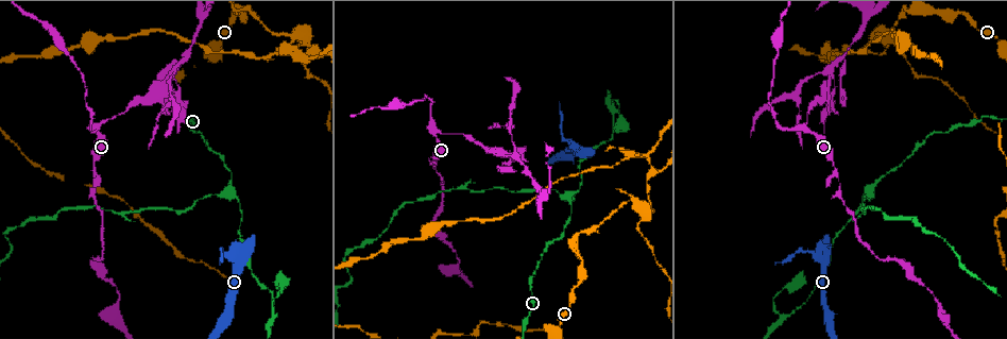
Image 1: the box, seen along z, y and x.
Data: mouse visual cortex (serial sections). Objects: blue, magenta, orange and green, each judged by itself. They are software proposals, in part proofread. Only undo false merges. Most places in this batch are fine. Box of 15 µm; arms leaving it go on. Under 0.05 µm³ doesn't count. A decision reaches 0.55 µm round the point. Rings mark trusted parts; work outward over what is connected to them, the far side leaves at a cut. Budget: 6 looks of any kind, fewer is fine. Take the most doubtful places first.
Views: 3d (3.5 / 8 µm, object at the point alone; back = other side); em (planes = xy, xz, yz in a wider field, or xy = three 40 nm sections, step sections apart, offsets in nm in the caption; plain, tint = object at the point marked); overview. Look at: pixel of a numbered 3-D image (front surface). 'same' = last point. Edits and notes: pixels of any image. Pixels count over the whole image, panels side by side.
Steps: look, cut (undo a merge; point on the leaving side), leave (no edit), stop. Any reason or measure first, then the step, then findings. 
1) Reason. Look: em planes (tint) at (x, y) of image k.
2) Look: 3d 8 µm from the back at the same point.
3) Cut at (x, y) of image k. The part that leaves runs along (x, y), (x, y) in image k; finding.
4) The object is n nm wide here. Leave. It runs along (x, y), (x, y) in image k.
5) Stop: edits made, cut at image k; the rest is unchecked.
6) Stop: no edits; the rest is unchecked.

Sudden change in width. Look: 3d 8 µm from the back at (434, 165) of image 1.

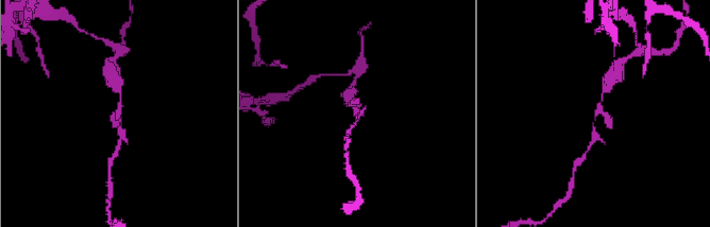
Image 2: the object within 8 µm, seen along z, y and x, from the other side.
Look: 3d 3.5 µm at (120, 123) of image 2.

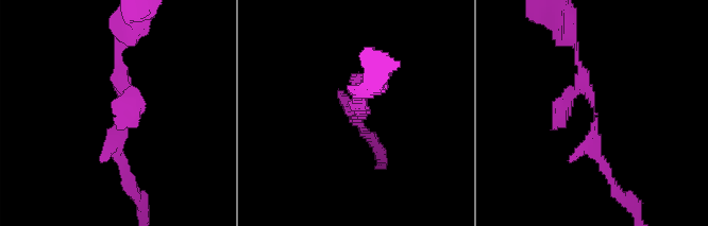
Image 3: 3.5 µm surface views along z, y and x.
Need the tissue. Look: em xy step 2 (tint) at (360, 116) of image 3.

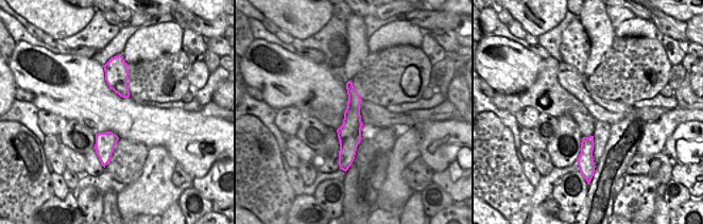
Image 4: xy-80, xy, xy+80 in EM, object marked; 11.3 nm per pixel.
The object is 260 nm wide here. Leave. It runs along (349, 85), (353, 113), (347, 158) in image 4; all the same cell.

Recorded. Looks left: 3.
A narrow waist. Look: 3d 3.5 µm at (872, 190) of image 1.

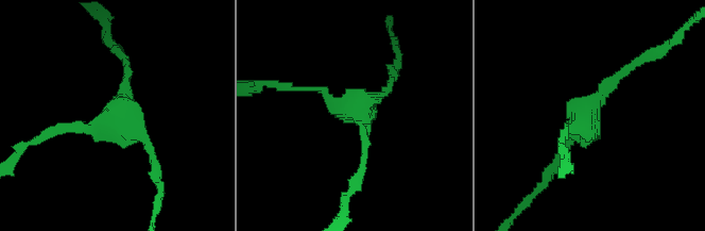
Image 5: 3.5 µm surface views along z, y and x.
3 arms meet here; the arms are 100, 100, 150 nm wide. Look: em xy step 3 (tint) at (584, 115) of image 5.

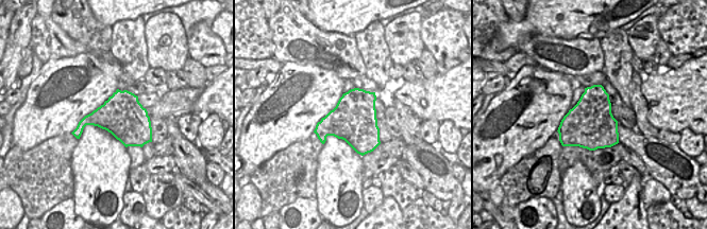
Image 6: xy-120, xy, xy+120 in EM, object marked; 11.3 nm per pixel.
Leave. It runs along (632, 66), (588, 109), (556, 164) in image 5; all the same cell.

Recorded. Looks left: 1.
Stop: no edits; the rest is unchecked.

